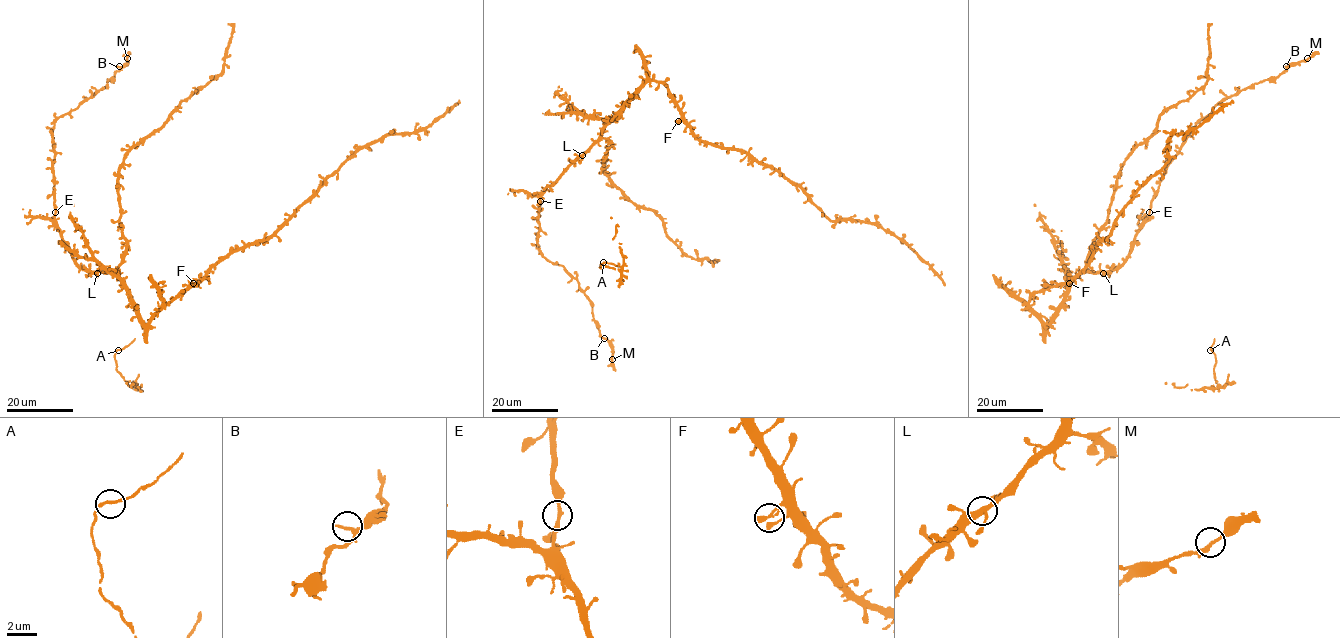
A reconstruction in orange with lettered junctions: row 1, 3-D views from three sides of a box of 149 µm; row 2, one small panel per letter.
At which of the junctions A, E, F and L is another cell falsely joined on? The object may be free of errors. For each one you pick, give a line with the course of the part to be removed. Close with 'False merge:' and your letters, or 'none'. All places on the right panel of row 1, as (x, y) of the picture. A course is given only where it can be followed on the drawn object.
False merge: none

